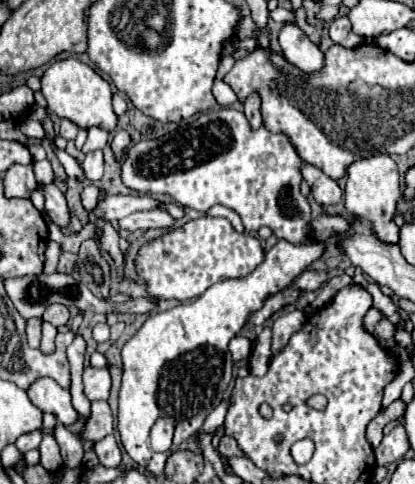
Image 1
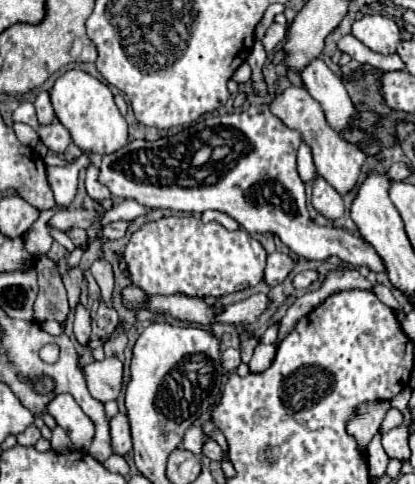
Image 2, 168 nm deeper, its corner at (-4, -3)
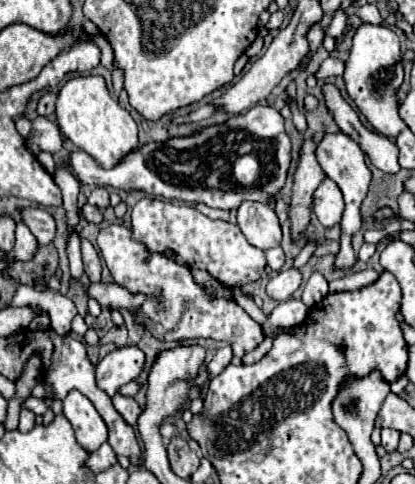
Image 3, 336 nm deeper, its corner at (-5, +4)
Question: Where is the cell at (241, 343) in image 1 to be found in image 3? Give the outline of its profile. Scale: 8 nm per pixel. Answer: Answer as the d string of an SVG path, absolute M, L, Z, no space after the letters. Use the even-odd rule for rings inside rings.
M223 346L221 350L217 350L215 358L209 362L209 374L211 374L211 376L217 376L227 364L231 364L231 360L233 360L233 350L231 350L231 346Z

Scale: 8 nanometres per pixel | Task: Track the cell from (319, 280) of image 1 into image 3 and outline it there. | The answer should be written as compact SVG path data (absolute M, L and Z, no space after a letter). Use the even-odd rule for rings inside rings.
M291 268L291 270L283 270L279 274L275 274L269 284L267 284L267 294L273 300L289 300L291 294L301 286L301 272Z

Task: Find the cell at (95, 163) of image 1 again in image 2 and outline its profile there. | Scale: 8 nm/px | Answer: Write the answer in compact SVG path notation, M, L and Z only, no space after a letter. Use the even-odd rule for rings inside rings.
M92 165L88 167L88 175L86 175L86 191L88 191L92 201L104 201L104 199L110 197L108 187L98 183L98 169L92 167Z

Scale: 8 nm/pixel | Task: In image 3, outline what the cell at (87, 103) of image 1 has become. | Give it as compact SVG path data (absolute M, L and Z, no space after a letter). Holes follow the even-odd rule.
M75 76L63 84L57 96L57 124L67 140L93 156L103 168L115 166L139 144L135 120L111 96L103 76Z

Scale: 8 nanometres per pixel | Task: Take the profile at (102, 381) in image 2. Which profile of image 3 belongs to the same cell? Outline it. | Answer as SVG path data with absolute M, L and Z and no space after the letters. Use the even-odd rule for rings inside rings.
M123 346L109 352L95 364L95 380L101 390L115 396L119 386L137 378L145 362L145 354L137 346Z

